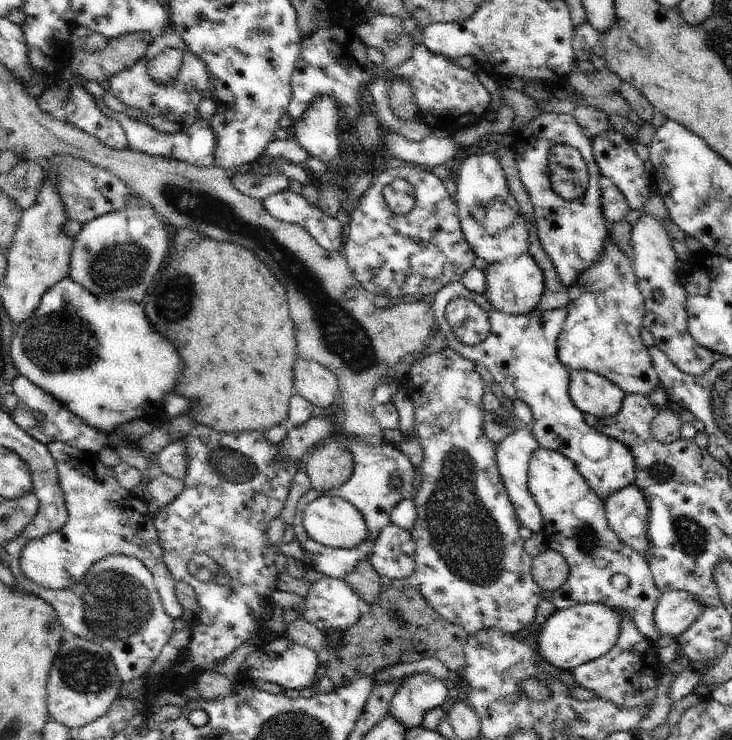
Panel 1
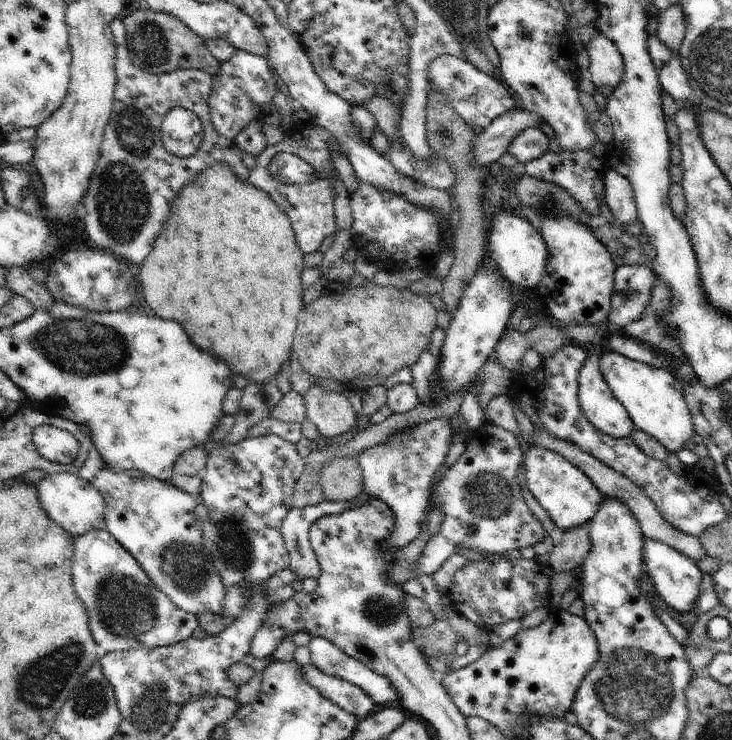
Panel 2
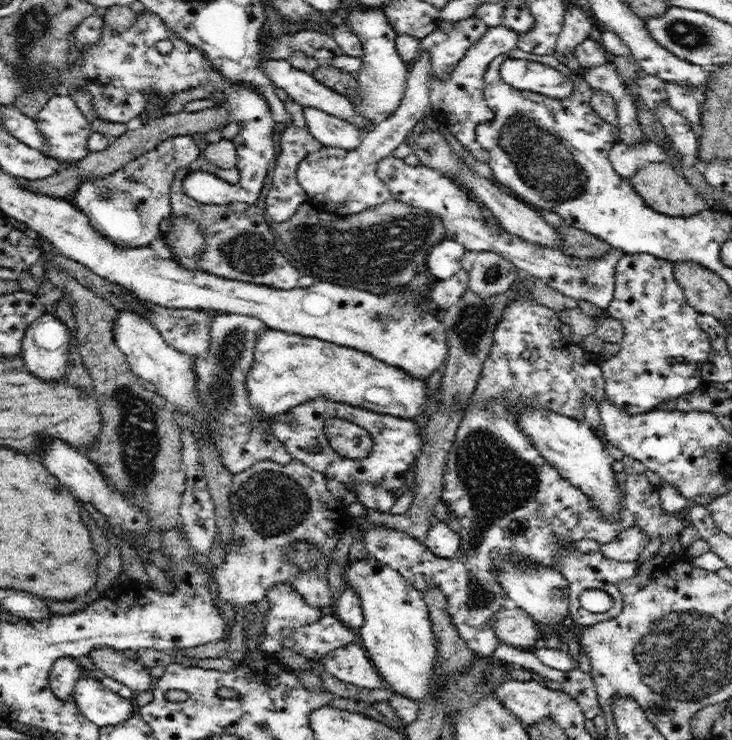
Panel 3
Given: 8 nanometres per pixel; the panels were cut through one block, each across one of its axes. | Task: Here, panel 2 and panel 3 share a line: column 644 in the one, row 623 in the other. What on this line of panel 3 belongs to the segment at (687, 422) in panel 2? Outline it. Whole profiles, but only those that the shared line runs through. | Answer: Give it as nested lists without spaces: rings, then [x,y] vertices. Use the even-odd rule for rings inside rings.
[[[367,553],[364,558],[358,558],[356,562],[348,559],[343,578],[346,585],[350,585],[354,589],[354,593],[358,593],[361,602],[365,621],[358,634],[363,639],[369,660],[386,684],[399,695],[404,695],[415,701],[424,700],[430,694],[431,681],[435,676],[437,647],[423,592],[418,591],[399,572],[386,566],[370,553]]]

